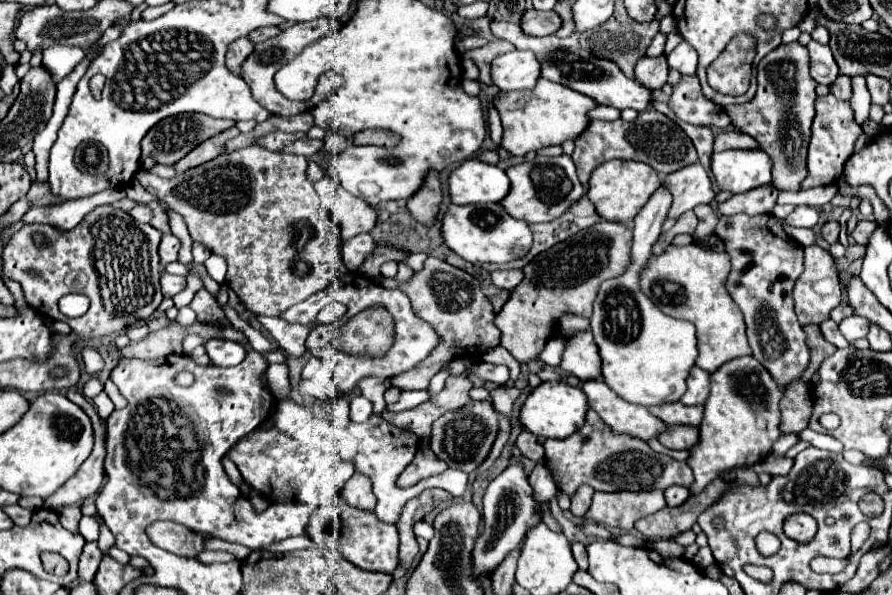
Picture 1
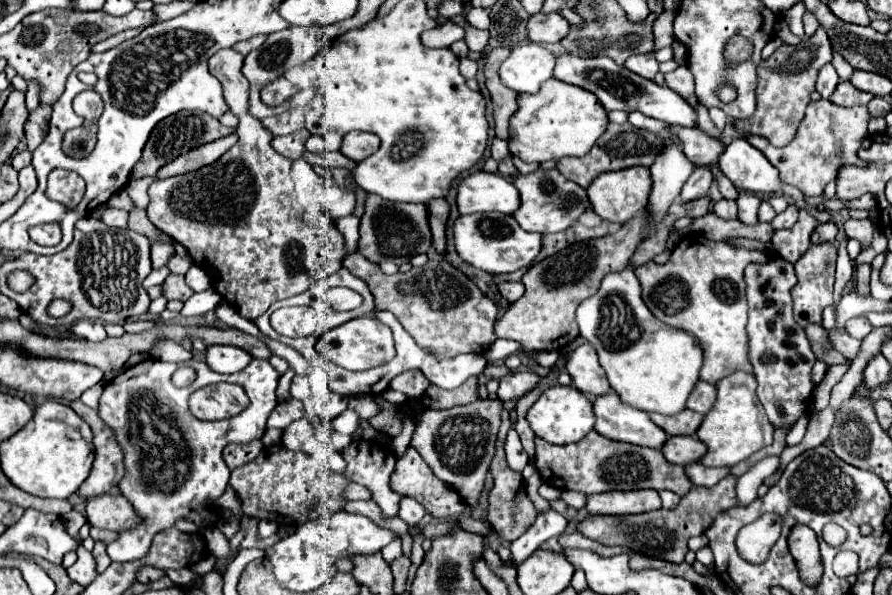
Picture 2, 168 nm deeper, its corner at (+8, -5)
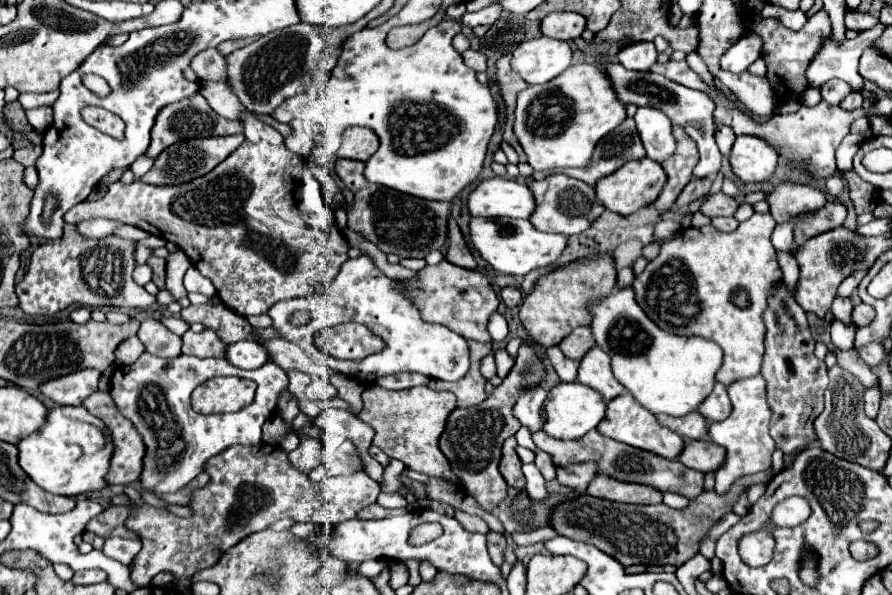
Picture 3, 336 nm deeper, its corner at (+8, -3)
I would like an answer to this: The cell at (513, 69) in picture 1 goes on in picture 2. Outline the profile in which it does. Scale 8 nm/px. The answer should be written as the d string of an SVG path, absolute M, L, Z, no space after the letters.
M537 43L519 45L501 63L501 83L517 93L537 93L543 81L553 75L555 55Z

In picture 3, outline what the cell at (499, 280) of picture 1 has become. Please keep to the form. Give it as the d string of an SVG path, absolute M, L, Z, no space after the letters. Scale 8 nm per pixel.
M505 287L501 289L501 299L507 305L507 309L513 309L523 301L523 293L517 287Z

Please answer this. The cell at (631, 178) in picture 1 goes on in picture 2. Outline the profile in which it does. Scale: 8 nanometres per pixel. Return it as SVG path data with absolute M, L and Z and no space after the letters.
M635 166L621 169L617 173L601 173L601 177L593 179L593 185L587 189L589 201L593 211L607 223L625 223L629 221L637 211L645 209L647 199L651 191L651 173L649 168Z

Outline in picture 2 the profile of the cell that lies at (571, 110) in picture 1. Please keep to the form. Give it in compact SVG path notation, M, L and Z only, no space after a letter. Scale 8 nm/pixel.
M549 79L535 95L517 97L517 113L509 121L509 151L525 163L543 163L561 157L583 157L607 129L607 111L593 93Z

